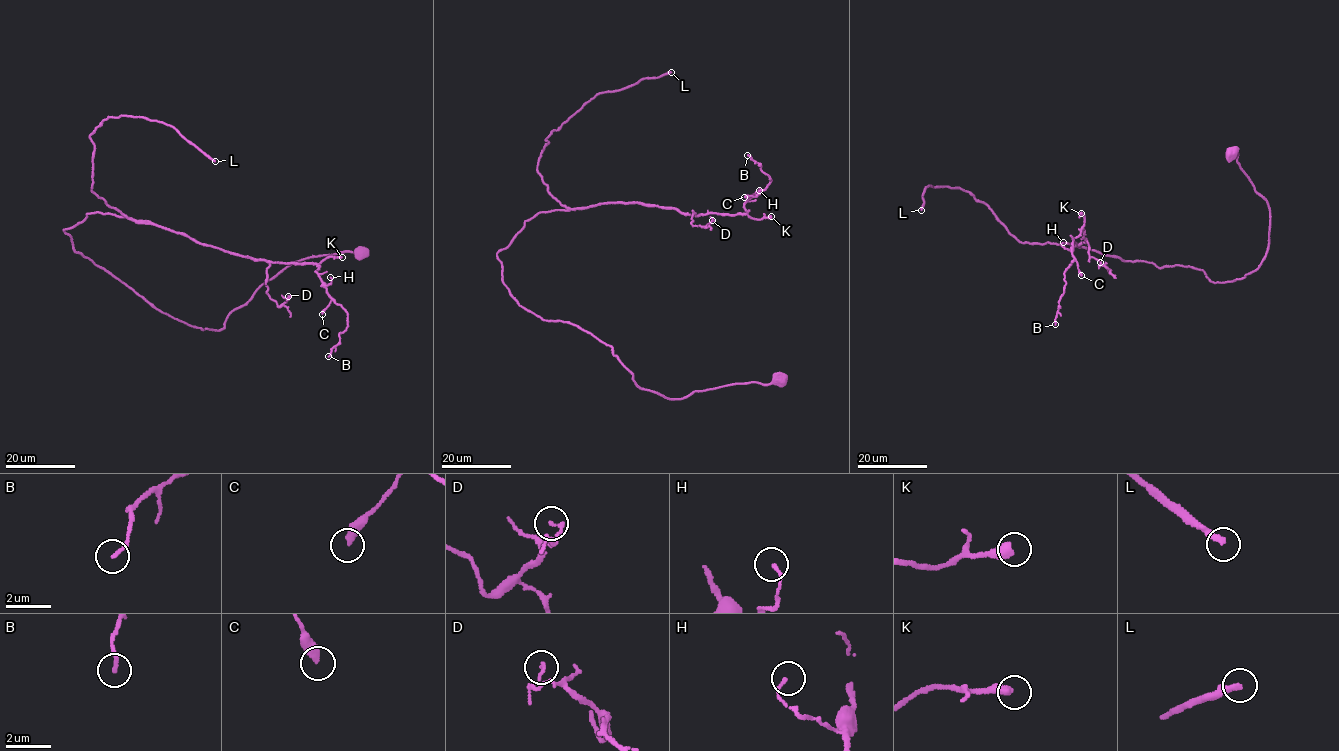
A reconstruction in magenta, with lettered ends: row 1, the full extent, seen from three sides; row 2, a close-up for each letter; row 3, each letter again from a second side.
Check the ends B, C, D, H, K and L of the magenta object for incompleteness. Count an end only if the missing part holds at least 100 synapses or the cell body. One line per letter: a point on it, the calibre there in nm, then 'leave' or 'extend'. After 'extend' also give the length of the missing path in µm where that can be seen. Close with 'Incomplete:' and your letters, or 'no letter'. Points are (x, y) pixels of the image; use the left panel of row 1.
B: at (328, 356); 170 nm thick; leave
C: at (322, 314); 400 nm thick; leave
D: at (288, 296); 120 nm thick; leave
H: at (330, 277); 120 nm thick; leave
K: at (342, 257); 400 nm thick; leave
L: at (215, 161); 260 nm thick; extend; about 60 µm are missing
Incomplete: L

